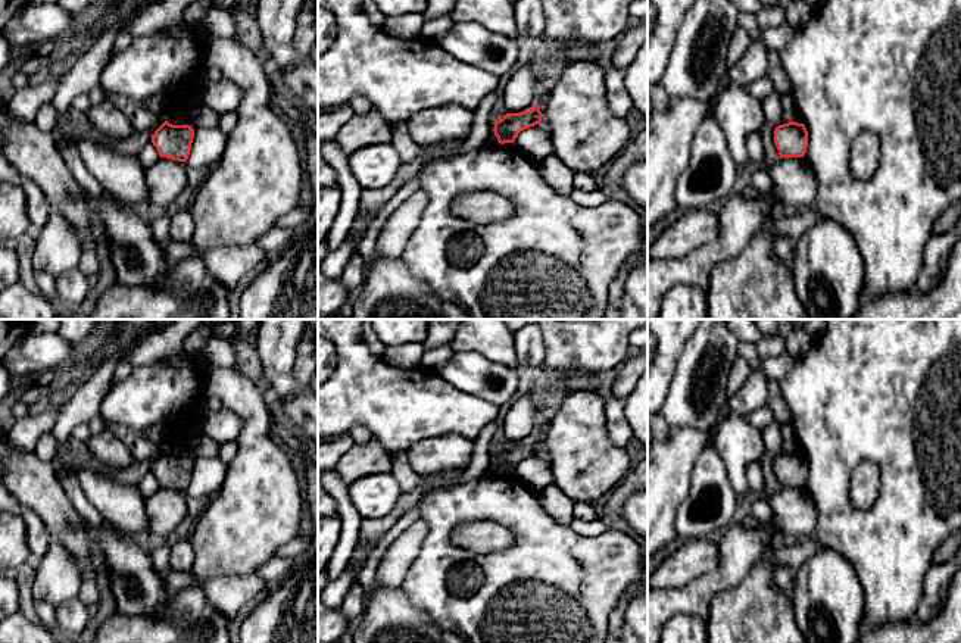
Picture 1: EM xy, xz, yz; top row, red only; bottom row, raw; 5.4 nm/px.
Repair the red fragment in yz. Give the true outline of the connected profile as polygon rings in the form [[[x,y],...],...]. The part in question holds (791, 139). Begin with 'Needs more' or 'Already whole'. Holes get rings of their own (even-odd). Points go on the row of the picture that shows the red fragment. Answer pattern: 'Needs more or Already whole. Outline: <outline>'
Already whole. Outline: [[[787,122],[776,127],[774,144],[781,157],[804,157],[808,146],[808,131],[804,124]]]

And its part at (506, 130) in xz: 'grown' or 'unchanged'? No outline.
unchanged

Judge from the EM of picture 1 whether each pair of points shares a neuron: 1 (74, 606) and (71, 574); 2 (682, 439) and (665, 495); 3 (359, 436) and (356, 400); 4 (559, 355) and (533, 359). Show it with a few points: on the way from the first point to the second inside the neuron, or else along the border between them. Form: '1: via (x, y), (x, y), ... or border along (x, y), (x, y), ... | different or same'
1: border along (77, 596), (56, 606) | different
2: via (679, 452), (668, 464), (665, 481) | same
3: border along (348, 431), (353, 425), (364, 425), (373, 434) | different
4: border along (540, 334), (545, 343), (542, 371) | different

